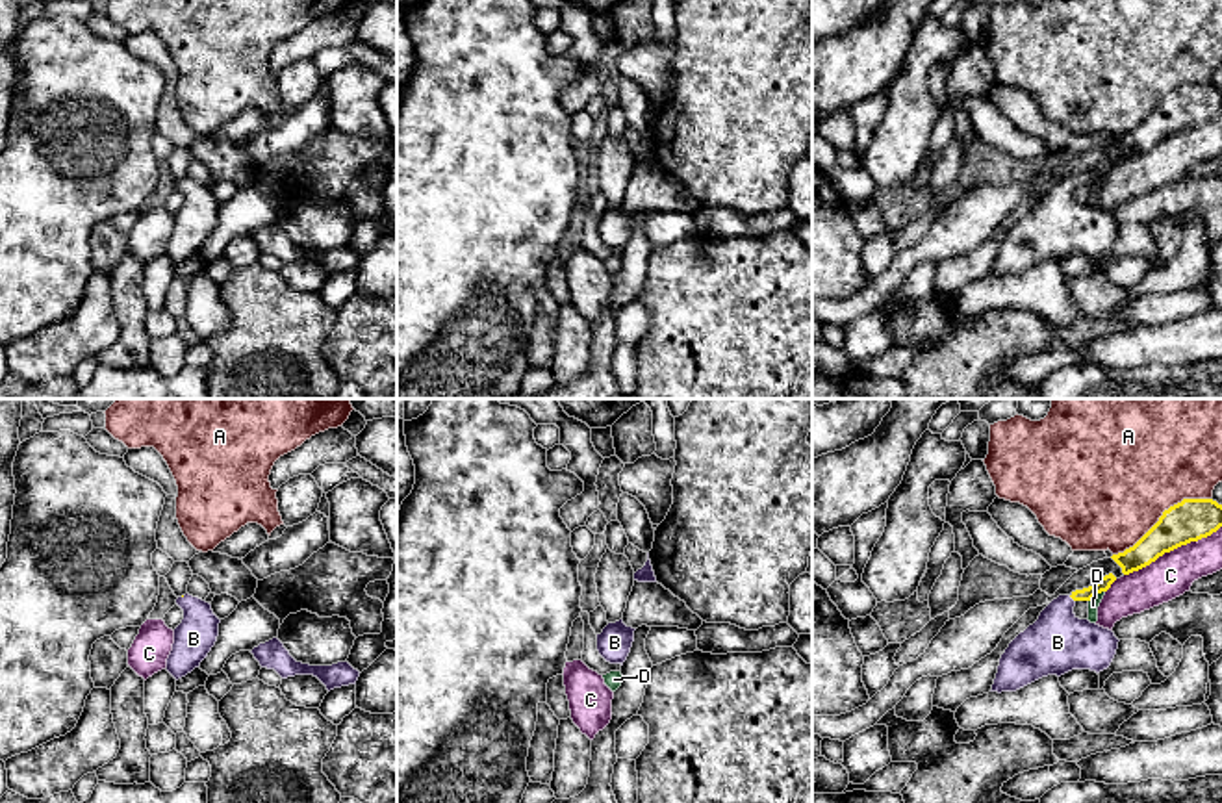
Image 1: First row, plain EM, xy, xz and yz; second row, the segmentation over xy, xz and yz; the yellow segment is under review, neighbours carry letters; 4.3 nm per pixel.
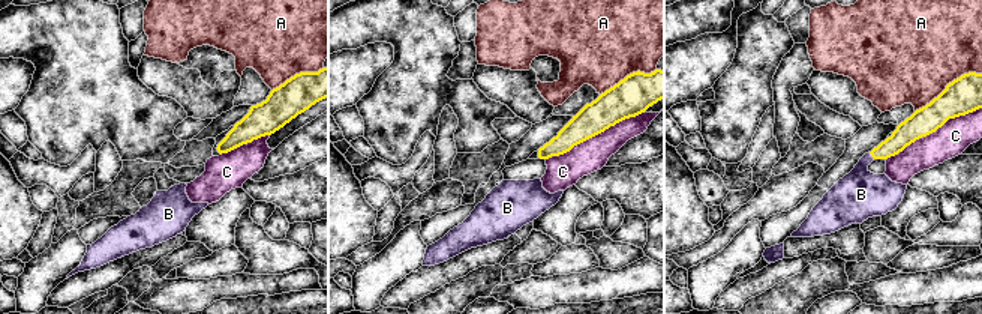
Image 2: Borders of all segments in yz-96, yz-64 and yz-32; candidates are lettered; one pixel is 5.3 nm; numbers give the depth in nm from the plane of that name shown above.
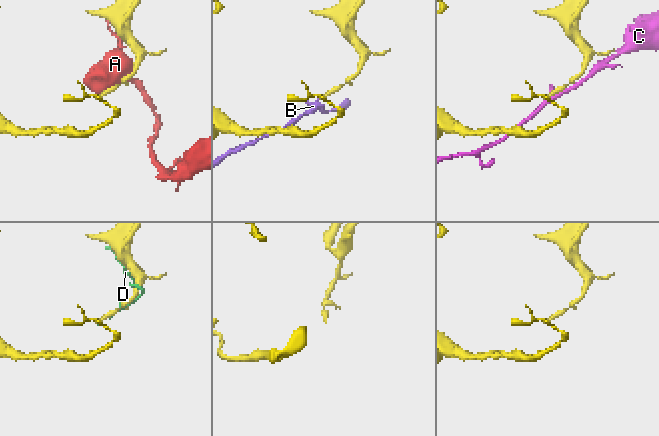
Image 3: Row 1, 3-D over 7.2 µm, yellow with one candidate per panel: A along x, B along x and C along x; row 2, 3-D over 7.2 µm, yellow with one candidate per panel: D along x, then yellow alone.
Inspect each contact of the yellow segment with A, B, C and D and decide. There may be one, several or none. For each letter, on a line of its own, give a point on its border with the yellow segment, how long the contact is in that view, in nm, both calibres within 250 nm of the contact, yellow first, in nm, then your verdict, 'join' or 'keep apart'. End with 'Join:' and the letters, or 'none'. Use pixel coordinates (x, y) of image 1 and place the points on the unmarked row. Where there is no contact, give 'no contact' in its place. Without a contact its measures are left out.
A: yz (1161, 101) | 500 nm | 190/500 nm | keep apart
B: yz (1072, 182) | 40 nm | 60/280 nm | join
C: yz (1172, 134) | 480 nm | 190/190 nm | keep apart
D: yz (1096, 177) | 90 nm | 60/50 nm | keep apart
Join: B

